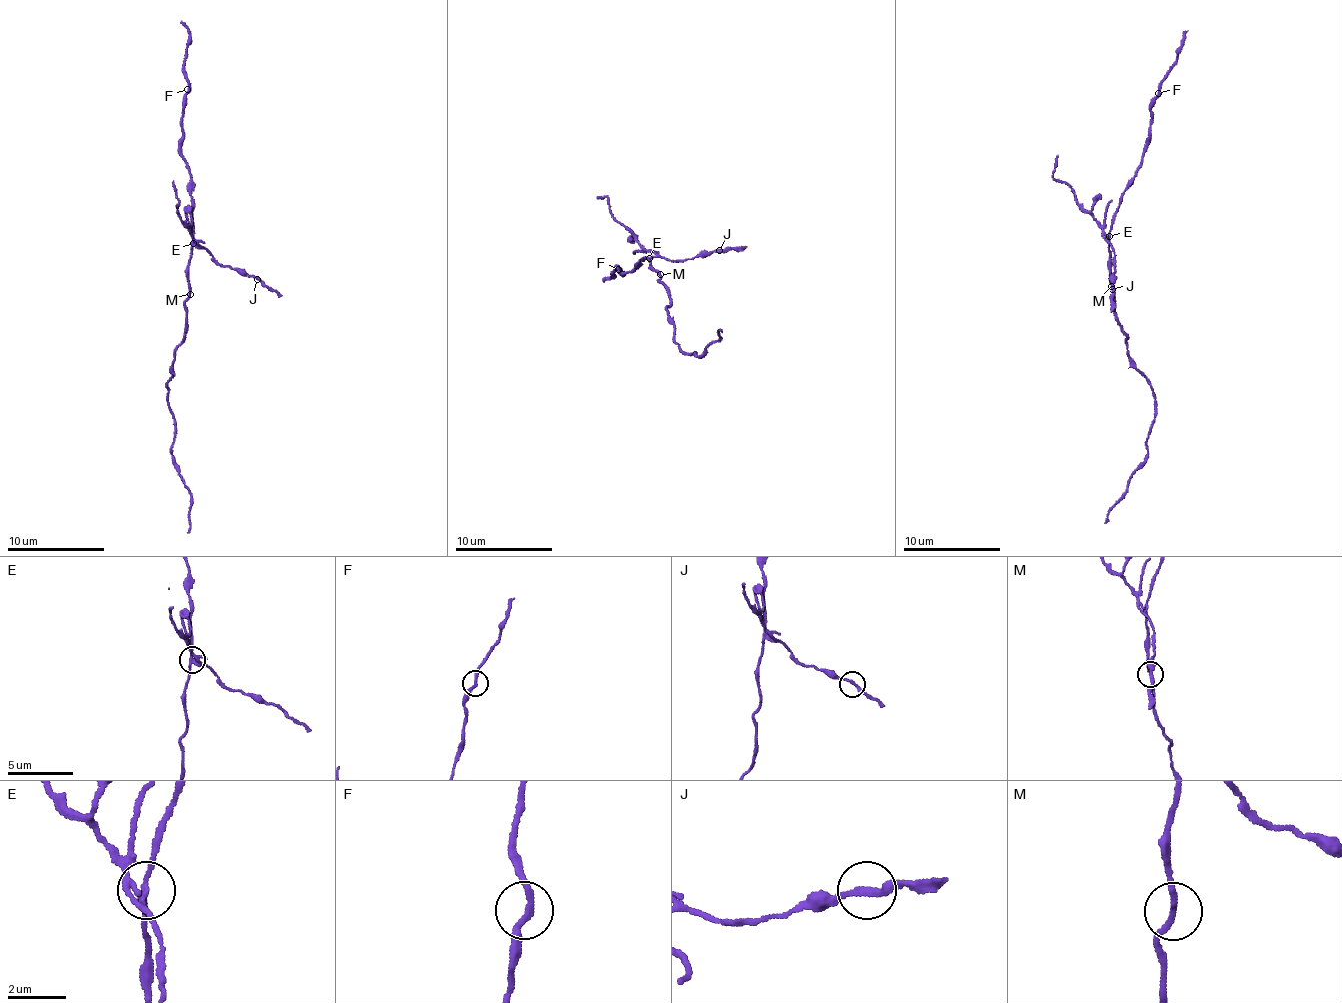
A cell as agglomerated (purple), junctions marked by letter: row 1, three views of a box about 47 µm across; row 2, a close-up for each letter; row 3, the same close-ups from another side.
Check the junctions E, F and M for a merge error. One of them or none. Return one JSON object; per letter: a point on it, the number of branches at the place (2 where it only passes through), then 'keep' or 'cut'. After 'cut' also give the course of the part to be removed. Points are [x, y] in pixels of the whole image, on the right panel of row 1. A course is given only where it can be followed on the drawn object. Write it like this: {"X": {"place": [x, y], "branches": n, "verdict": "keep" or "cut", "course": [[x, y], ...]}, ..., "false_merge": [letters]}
{"E": {"place": [1109, 236], "branches": 4, "verdict": "cut", "course": [[1110, 235], [1077, 202], [1071, 189], [1053, 177], [1056, 155]]}, "F": {"place": [1158, 93], "branches": 2, "verdict": "keep"}, "M": {"place": [1111, 286], "branches": 2, "verdict": "keep"}, "false_merge": ["E"]}

